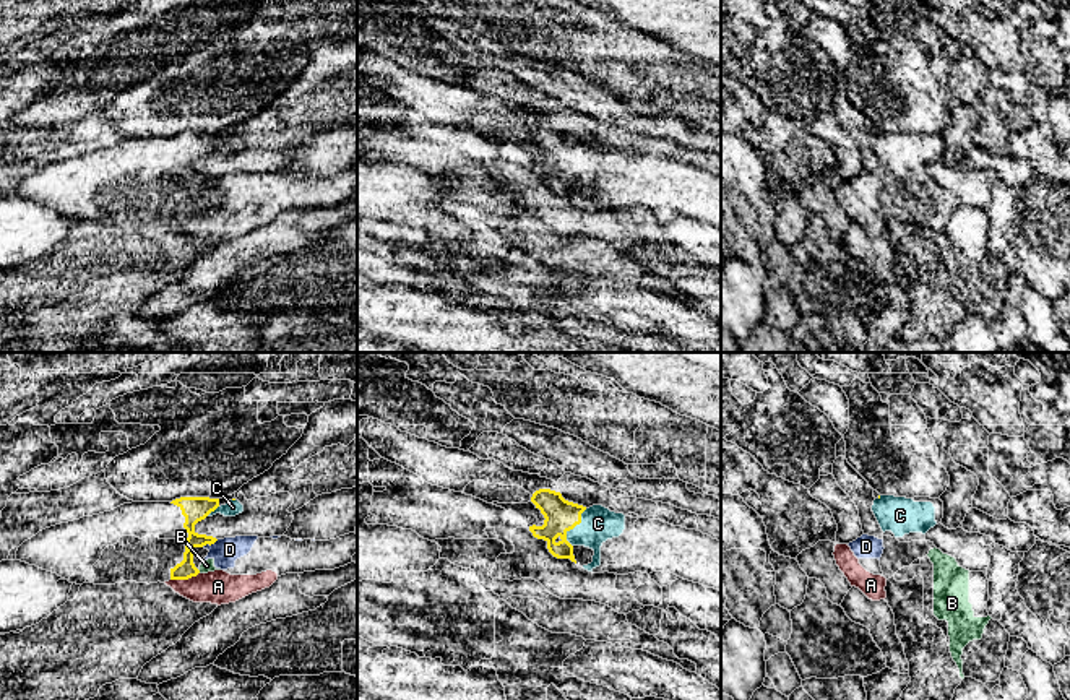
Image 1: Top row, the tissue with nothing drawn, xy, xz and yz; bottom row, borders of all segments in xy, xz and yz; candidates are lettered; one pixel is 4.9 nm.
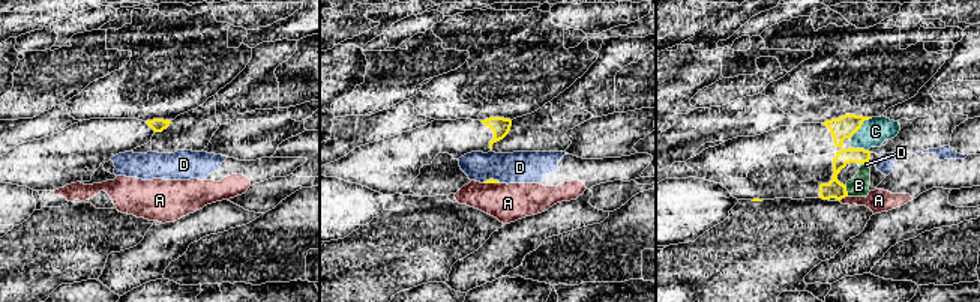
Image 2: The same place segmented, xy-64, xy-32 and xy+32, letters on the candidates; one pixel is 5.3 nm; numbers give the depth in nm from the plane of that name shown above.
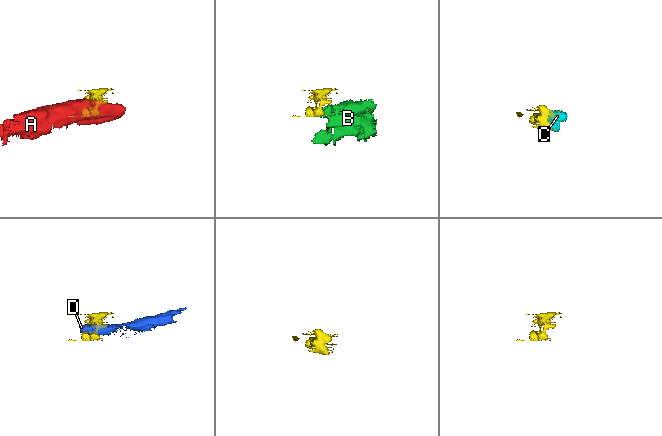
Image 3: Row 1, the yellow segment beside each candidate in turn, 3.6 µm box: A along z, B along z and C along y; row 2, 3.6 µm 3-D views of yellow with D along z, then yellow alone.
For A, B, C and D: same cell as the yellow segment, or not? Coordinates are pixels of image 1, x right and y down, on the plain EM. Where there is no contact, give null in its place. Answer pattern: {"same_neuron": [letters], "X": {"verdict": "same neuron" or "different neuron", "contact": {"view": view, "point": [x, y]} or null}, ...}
{"same_neuron": ["C"], "A": {"verdict": "different neuron", "contact": {"view": "xy", "point": [184, 215]}}, "B": {"verdict": "different neuron", "contact": {"view": "xy", "point": [198, 207]}}, "C": {"verdict": "same neuron", "contact": {"view": "xz", "point": [573, 163]}}, "D": {"verdict": "different neuron", "contact": {"view": "xy", "point": [210, 181]}}}

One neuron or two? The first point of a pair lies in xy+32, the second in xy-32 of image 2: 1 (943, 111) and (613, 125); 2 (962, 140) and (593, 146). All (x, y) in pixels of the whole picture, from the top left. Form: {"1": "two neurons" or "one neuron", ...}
{"1": "two neurons", "2": "one neuron"}

